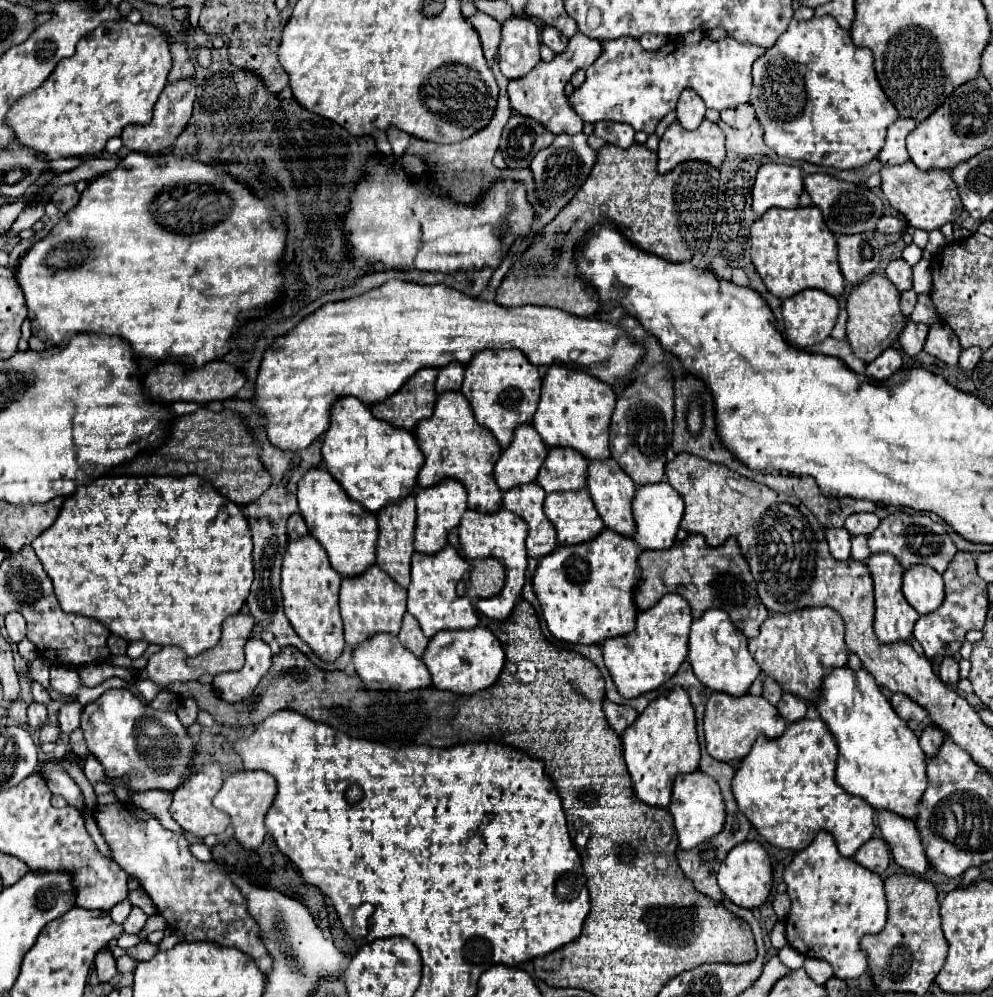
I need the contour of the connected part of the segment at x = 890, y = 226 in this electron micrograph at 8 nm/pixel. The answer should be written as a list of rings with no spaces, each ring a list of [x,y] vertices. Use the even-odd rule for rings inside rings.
[[[882,216],[882,220],[878,220],[876,232],[880,234],[892,234],[892,232],[906,232],[906,226],[902,226],[902,222],[894,216]]]

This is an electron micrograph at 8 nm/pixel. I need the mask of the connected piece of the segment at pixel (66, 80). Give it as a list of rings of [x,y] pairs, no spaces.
[[[128,20],[104,22],[92,34],[78,42],[76,54],[64,58],[48,80],[24,94],[8,112],[8,128],[14,132],[14,138],[32,148],[44,160],[56,160],[66,156],[90,158],[104,150],[106,142],[112,136],[120,136],[128,124],[148,124],[154,112],[154,104],[168,84],[168,72],[172,66],[172,56],[168,48],[168,36],[152,24],[132,24]]]

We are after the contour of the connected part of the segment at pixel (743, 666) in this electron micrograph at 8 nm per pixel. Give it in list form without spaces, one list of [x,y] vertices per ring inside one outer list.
[[[710,608],[708,612],[704,612],[704,616],[700,620],[694,620],[692,630],[690,630],[688,660],[694,668],[696,678],[704,686],[708,686],[710,690],[724,692],[724,694],[730,694],[730,696],[744,696],[744,694],[748,694],[748,688],[752,686],[752,682],[760,674],[760,668],[752,660],[746,644],[740,646],[738,654],[734,654],[728,646],[722,646],[722,644],[716,642],[716,628],[722,620],[728,620],[728,614],[724,610],[718,610],[718,608]]]

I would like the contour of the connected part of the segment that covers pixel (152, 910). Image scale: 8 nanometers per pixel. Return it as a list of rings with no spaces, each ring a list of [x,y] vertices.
[[[132,890],[130,894],[128,894],[128,900],[130,900],[130,904],[132,906],[138,906],[138,908],[142,908],[148,916],[152,916],[152,914],[156,914],[158,910],[156,910],[156,906],[154,906],[154,902],[150,900],[150,896],[144,892],[144,890]]]

